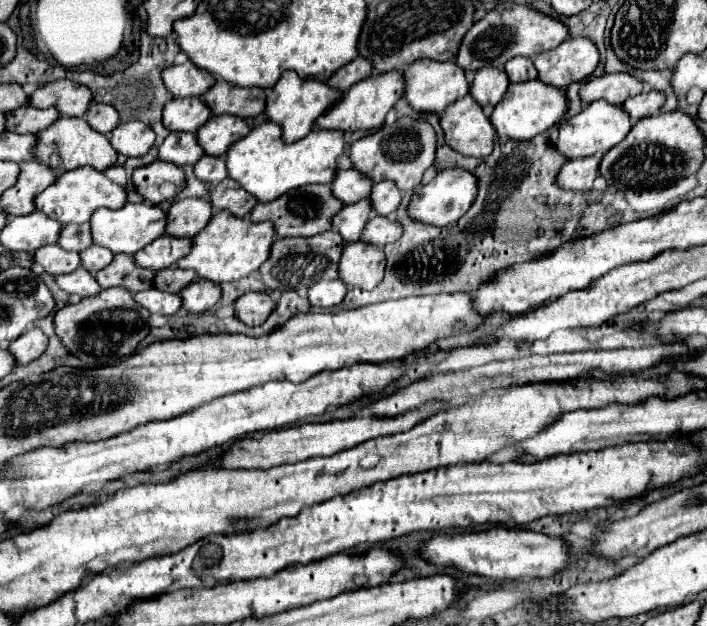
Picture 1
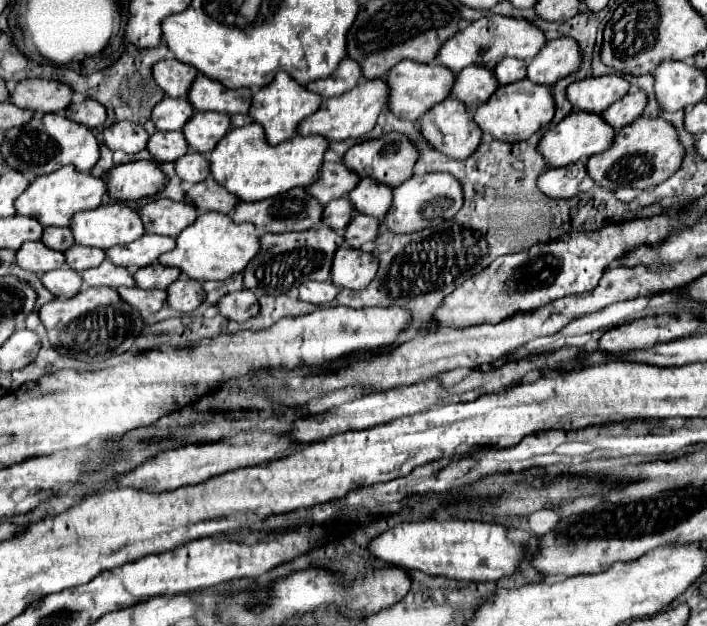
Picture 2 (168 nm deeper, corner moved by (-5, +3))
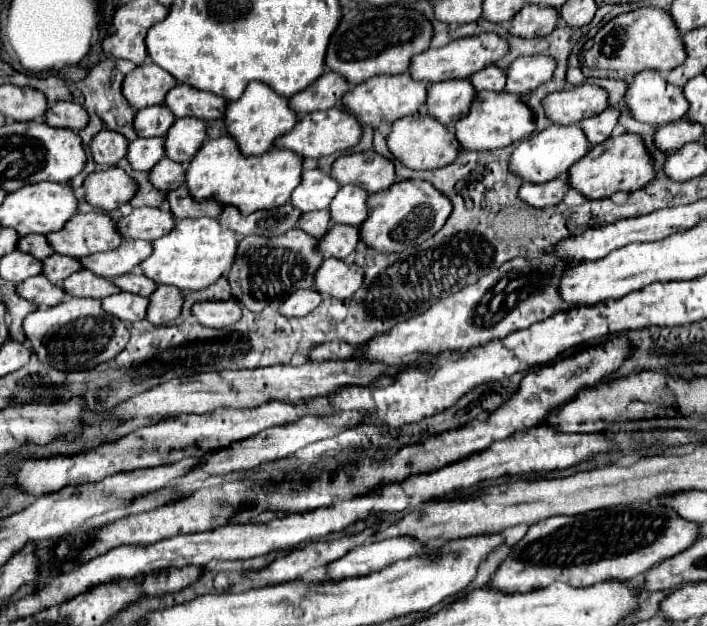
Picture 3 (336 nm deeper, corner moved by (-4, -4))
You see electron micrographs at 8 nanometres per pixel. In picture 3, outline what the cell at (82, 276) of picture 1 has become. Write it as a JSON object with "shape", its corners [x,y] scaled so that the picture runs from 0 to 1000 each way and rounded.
{"shape":[[[59,438],[25,454],[23,470],[31,473],[34,479],[51,486],[55,492],[69,492],[76,486],[85,486],[91,479],[91,470],[88,470],[85,457],[71,454]]]}

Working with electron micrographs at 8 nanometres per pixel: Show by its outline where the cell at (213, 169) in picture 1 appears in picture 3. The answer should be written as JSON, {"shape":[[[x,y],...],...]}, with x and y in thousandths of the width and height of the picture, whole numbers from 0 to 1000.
{"shape":[[[229,252],[212,272],[212,294],[226,307],[240,307],[240,304],[257,297],[260,294],[260,265]]]}

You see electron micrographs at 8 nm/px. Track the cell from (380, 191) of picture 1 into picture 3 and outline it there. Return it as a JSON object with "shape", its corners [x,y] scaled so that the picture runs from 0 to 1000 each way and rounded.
{"shape":[[[501,294],[484,297],[467,323],[470,355],[495,361],[512,358],[512,351],[518,351],[518,316],[521,307],[512,307],[512,300],[501,300]]]}

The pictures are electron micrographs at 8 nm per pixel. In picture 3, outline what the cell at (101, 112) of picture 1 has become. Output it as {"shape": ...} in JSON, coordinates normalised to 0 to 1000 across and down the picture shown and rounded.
{"shape":[[[79,163],[65,176],[65,195],[82,204],[96,204],[110,211],[124,198],[124,182],[107,163]]]}

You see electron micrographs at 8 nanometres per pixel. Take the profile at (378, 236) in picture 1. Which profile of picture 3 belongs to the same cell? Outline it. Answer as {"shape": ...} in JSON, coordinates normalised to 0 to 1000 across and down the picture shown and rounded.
{"shape":[[[472,358],[450,387],[450,399],[458,412],[489,412],[504,399],[504,390],[509,387],[506,361],[492,358]]]}

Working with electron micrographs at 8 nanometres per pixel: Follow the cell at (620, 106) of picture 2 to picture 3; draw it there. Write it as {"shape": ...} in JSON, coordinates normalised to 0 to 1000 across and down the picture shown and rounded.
{"shape":[[[857,173],[854,179],[849,179],[832,192],[820,192],[818,198],[829,211],[829,220],[835,230],[849,230],[863,220],[863,214],[871,201],[871,192],[874,192],[874,176]]]}

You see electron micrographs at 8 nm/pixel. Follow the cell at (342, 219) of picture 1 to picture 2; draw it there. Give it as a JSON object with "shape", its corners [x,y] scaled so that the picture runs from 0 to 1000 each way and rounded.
{"shape":[[[491,315],[474,318],[474,321],[460,327],[457,356],[465,359],[468,366],[477,366],[479,372],[485,372],[491,366],[491,359],[496,356],[499,340],[502,340],[502,331],[499,331],[499,324]]]}

